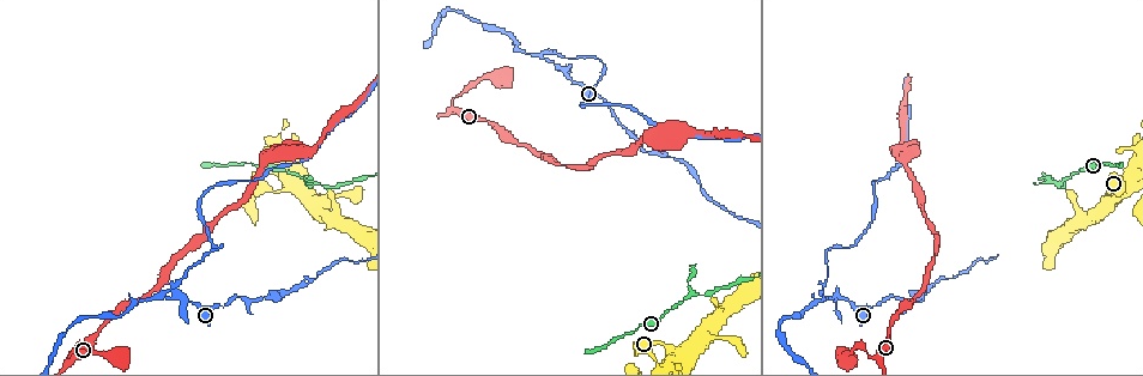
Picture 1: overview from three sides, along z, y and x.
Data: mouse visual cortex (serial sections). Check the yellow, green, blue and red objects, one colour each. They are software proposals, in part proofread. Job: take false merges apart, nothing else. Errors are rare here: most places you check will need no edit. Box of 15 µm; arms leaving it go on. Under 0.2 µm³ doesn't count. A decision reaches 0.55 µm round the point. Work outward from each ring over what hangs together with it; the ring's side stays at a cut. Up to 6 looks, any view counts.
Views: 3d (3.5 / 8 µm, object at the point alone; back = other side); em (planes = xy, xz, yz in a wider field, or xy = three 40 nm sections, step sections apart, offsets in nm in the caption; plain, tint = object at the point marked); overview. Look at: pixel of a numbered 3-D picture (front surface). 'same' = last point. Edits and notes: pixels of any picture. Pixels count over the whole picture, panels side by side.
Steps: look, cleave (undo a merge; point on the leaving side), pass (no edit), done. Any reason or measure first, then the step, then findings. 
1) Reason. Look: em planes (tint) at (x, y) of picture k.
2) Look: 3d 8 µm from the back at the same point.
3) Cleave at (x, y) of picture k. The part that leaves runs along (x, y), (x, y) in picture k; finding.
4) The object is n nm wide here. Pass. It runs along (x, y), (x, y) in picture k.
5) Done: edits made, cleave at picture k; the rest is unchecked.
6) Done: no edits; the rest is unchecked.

Look: 3d 3.5 µm at (544, 59) of picture 1.

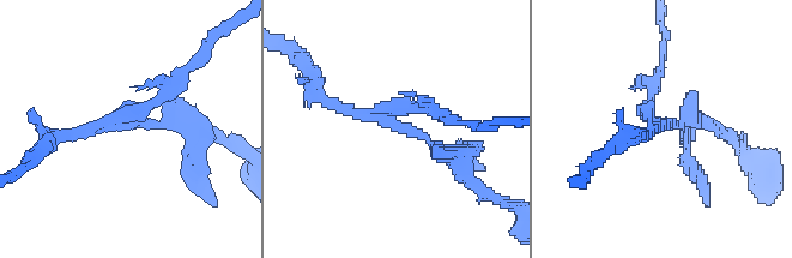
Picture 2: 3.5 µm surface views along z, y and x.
3 arms meet here; the arms are 150, 150, 200 nm wide; need the tissue. Look: em xy step 3 (tint) at (389, 119) of picture 2.

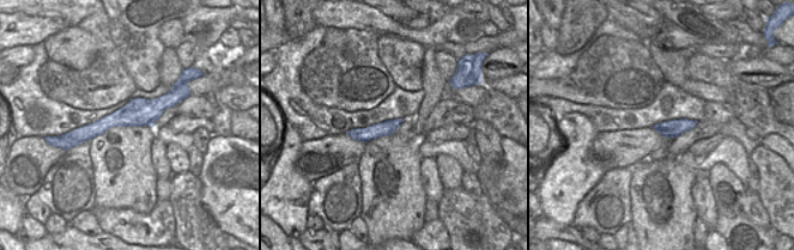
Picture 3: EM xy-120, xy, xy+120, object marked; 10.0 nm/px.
The object is 150 nm wide here. Pass. It runs along (700, 119), (657, 122), (647, 112), (657, 78) in picture 2; continuous, no second cell.

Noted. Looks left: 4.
Sharp bend. Look: 3d 3.5 µm at (833, 248) of picture 1.

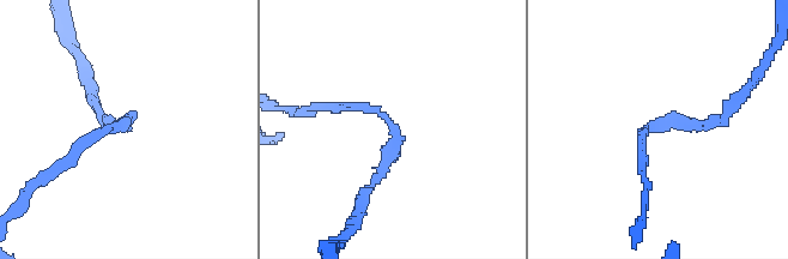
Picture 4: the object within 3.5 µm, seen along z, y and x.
The arms are 150, 150 nm wide. Pass. It runs along (642, 166), (644, 130), (725, 114) in picture 4; all the same cell.

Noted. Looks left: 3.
A narrow waist. Look: 3d 3.5 µm at (323, 184) of picture 1.

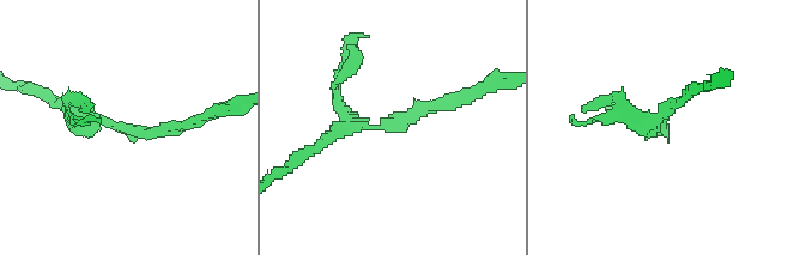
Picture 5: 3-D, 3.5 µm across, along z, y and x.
Look: em xy step 2 (tint) at (112, 126) of picture 5.

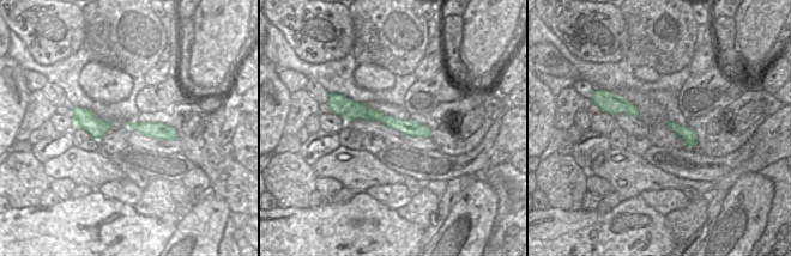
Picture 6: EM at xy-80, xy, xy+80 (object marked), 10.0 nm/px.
Pass. It runs along (343, 113), (368, 113), (429, 134) in picture 6; one cell here.

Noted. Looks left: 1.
Done: no edits; the rest is unchecked.

